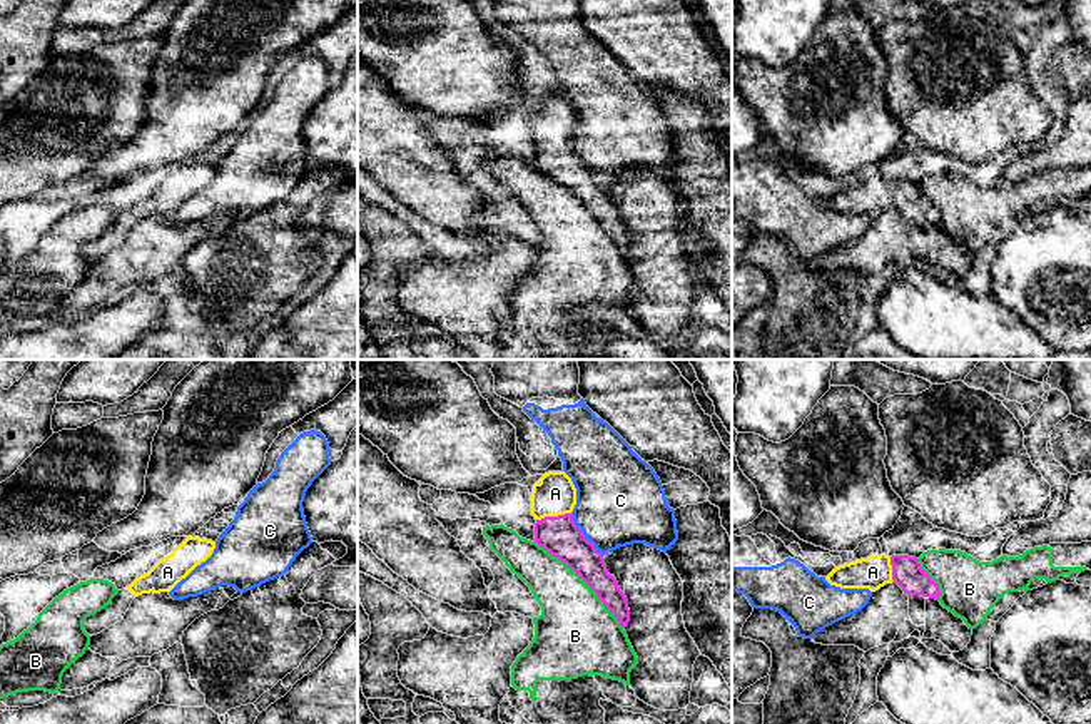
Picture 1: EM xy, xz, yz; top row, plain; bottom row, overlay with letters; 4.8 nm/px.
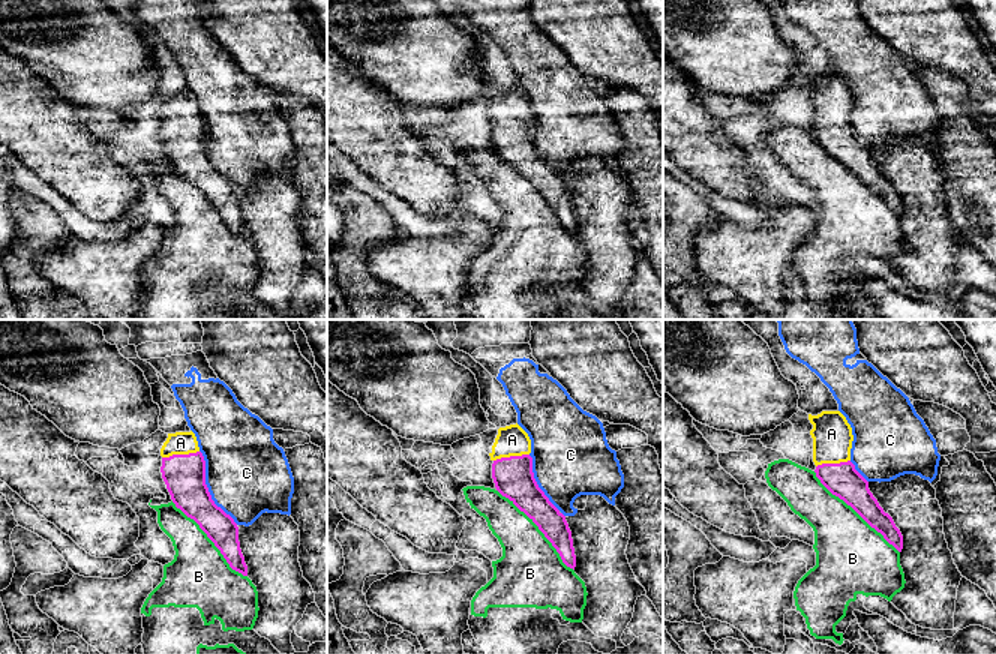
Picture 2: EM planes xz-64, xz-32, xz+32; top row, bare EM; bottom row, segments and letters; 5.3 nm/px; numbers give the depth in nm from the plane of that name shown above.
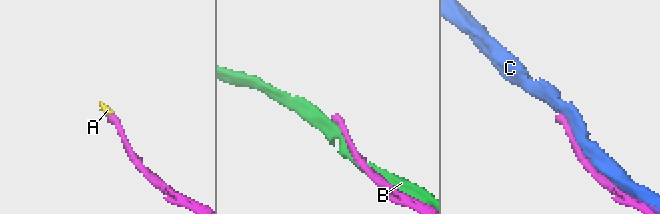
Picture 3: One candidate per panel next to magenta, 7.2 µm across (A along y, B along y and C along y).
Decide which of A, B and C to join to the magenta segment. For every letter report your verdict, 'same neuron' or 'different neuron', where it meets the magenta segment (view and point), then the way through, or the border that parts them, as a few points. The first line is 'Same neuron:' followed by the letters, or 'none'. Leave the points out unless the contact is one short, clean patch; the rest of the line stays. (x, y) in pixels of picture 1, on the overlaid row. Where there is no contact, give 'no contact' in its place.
Same neuron: A
A: same neuron; contact xz (553, 517); way xz (558, 535), (553, 517), (555, 494)
B: different neuron; contact xz (582, 579)
C: different neuron; contact xz (583, 535)

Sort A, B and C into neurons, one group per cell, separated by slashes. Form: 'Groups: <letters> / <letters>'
Groups: A / B / C

